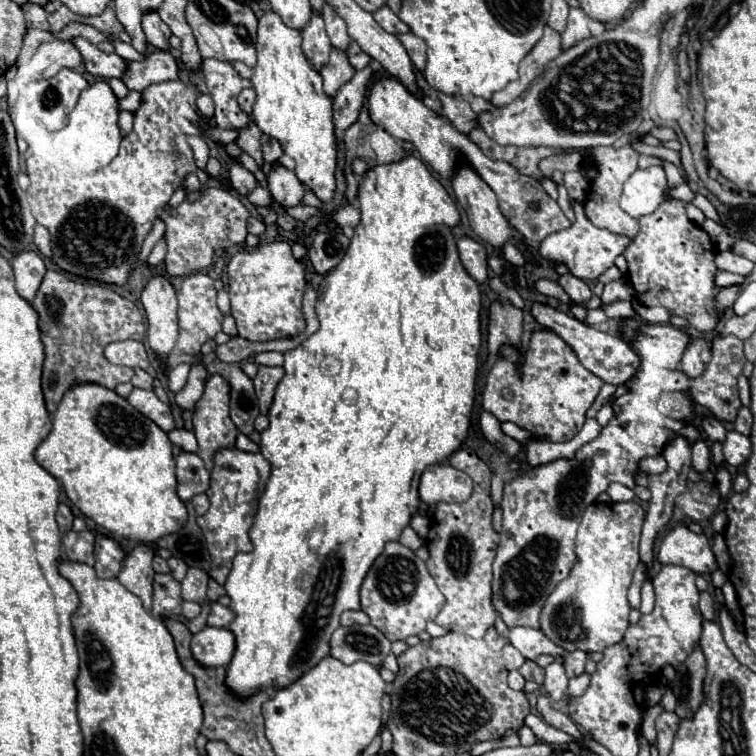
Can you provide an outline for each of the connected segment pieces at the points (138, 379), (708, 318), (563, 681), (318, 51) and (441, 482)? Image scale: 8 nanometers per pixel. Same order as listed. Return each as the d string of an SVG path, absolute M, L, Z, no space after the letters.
M133 369L133 371L135 371L135 375L131 379L133 387L141 387L141 389L151 389L153 387L153 379L147 371L143 371L143 369Z
M671 199L657 207L657 211L639 217L639 233L625 249L629 265L629 281L645 305L657 305L671 311L671 315L685 317L691 327L707 333L717 327L719 311L731 309L739 295L735 285L717 287L713 283L715 247L709 235L685 215L685 203Z
M555 659L551 665L545 667L545 691L549 693L549 699L551 701L559 701L565 691L567 691L567 675L565 675L565 669L563 669L563 663L559 659Z
M313 11L309 23L301 29L303 33L303 53L305 57L313 63L315 69L321 69L321 65L327 63L329 51L331 51L331 41L325 31L325 23L321 19L319 11Z
M449 463L429 465L421 475L419 495L421 501L425 501L427 505L437 505L441 501L445 503L467 501L471 493L473 493L471 477L451 467Z

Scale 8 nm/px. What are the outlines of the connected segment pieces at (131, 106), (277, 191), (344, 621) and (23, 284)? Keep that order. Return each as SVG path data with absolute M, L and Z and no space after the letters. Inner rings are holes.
M131 91L125 99L119 99L119 109L127 109L127 111L137 111L139 105L143 105L143 95L137 91Z
M273 165L267 175L267 189L285 207L293 207L301 203L303 197L303 185L297 179L297 175L283 165Z
M343 611L341 613L341 625L353 625L353 623L369 623L369 617L363 611Z
M23 251L13 259L11 265L15 271L17 293L23 299L33 301L33 297L35 297L41 281L43 281L43 275L47 271L41 255L37 251Z

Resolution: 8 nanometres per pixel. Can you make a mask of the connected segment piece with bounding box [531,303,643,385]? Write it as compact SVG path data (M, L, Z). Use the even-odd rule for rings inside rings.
M533 303L531 307L531 315L537 323L541 323L543 327L555 331L579 357L581 365L585 369L589 369L591 373L595 373L597 377L601 377L605 383L611 383L611 385L623 385L627 381L633 381L643 369L641 369L641 361L639 361L639 355L619 337L615 335L609 335L609 333L603 333L595 327L589 327L587 323L551 307L551 305L545 305L545 303Z

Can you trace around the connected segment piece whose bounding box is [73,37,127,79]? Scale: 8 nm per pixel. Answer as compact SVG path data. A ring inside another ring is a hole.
M81 37L73 39L73 43L83 55L85 67L91 75L101 77L101 79L111 79L111 77L123 77L123 73L127 71L127 61L121 59L117 53L103 53Z

